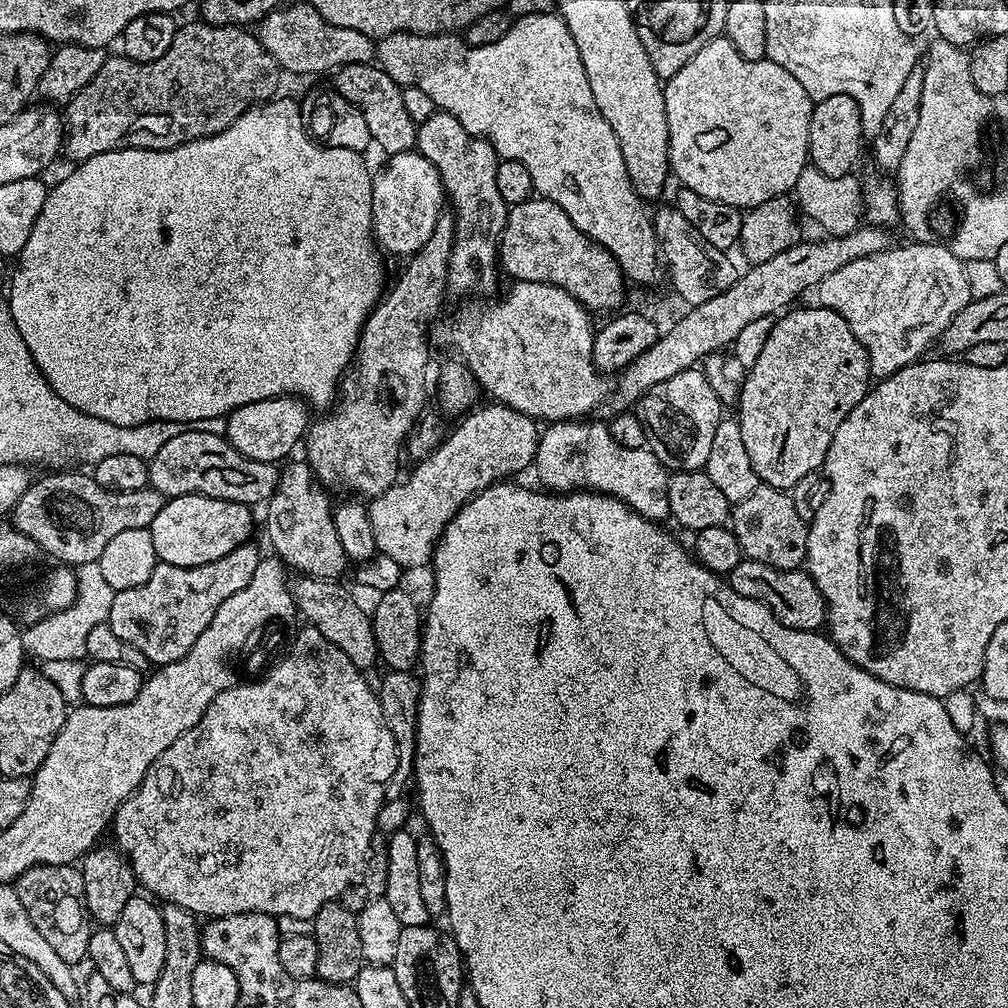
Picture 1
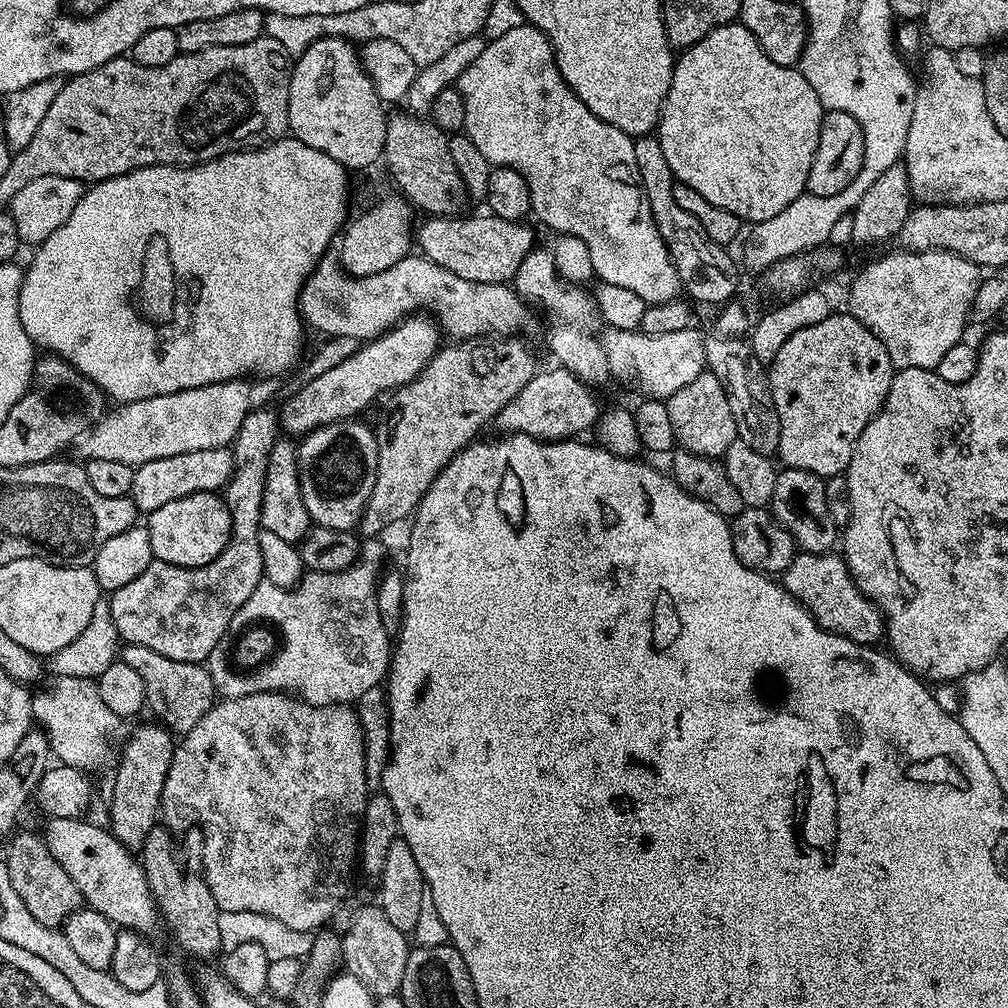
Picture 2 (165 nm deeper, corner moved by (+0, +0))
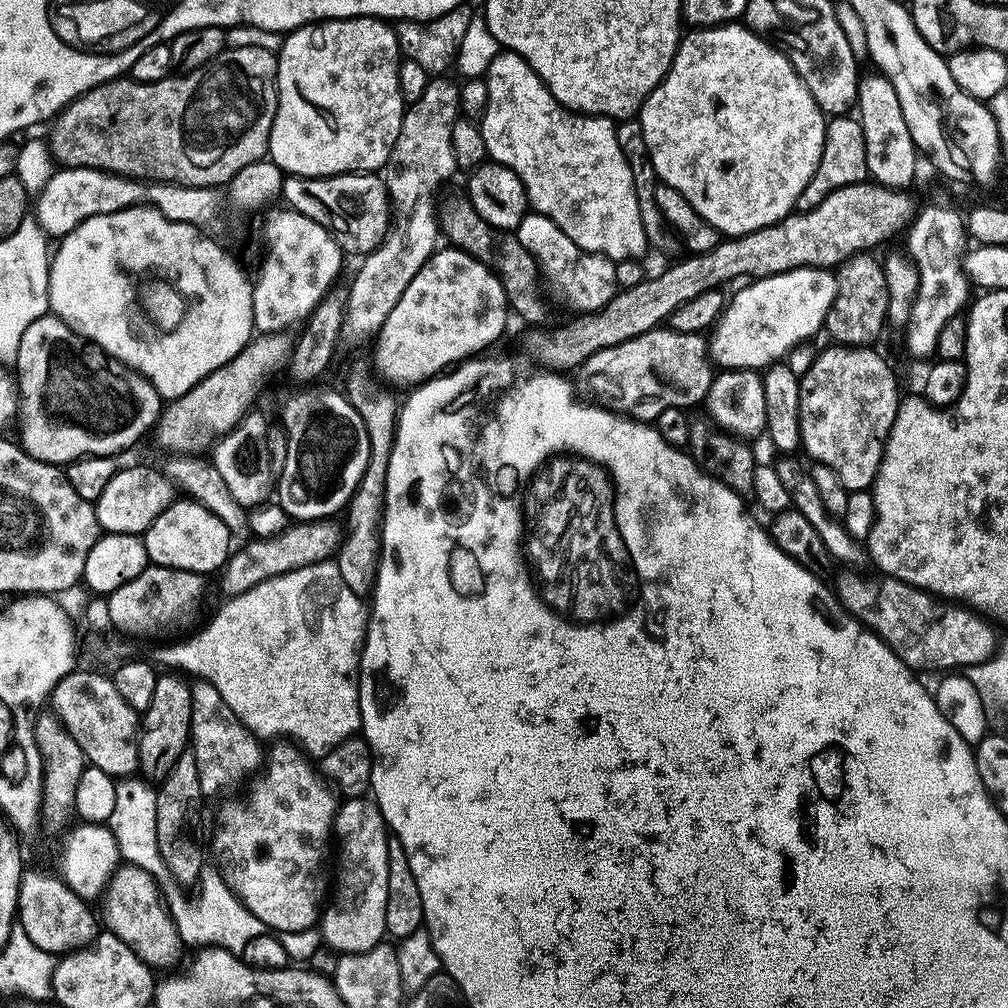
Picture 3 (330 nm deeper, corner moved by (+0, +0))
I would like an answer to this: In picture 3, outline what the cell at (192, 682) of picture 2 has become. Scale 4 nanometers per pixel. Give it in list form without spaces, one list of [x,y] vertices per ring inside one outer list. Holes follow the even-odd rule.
[[[197,679],[191,685],[192,690],[192,734],[190,751],[196,755],[198,778],[205,794],[212,794],[219,788],[228,788],[236,784],[252,767],[262,760],[261,741],[242,721],[222,702],[222,694],[214,690],[210,682]]]

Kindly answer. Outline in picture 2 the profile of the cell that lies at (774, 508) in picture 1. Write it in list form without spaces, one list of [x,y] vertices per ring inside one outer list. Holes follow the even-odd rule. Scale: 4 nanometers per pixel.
[[[787,466],[776,473],[774,494],[770,511],[782,527],[791,534],[800,552],[823,554],[832,552],[838,544],[838,524],[828,509],[828,496],[824,493],[825,481],[810,470],[798,470]]]

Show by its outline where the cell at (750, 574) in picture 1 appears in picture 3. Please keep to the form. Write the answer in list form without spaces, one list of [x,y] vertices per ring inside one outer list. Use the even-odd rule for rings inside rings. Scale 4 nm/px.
[[[844,572],[834,583],[836,599],[848,613],[894,650],[906,666],[917,673],[966,670],[971,664],[988,660],[998,647],[997,629],[971,608],[937,598],[893,576],[871,580],[860,572]]]

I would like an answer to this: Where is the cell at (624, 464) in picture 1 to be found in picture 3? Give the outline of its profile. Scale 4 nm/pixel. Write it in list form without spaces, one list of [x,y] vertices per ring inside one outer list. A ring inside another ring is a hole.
[[[529,211],[514,231],[518,242],[522,242],[522,246],[526,246],[526,250],[536,257],[543,283],[545,280],[573,308],[573,313],[597,312],[616,296],[615,263],[596,252],[583,252],[574,246],[574,242],[570,242],[570,238],[566,238],[566,234],[562,234],[562,230],[558,230],[558,226],[554,226],[554,222],[541,212]]]

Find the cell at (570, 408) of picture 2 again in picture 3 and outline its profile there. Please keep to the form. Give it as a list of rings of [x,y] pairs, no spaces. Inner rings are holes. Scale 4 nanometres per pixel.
[[[661,326],[650,329],[646,334],[638,334],[638,338],[618,342],[618,346],[598,350],[598,354],[580,365],[574,376],[574,388],[585,401],[607,408],[609,412],[619,412],[633,420],[654,422],[658,414],[662,414],[662,410],[692,410],[699,400],[701,403],[707,397],[713,375],[714,364],[710,359],[710,348],[701,333],[682,334],[673,328]]]

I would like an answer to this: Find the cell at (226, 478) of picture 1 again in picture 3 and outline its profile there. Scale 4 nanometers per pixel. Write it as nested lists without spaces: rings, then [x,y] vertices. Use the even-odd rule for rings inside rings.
[[[121,467],[110,478],[106,490],[97,500],[96,517],[101,529],[105,533],[117,532],[118,534],[130,534],[140,536],[177,499],[178,488],[163,471],[156,468],[124,468]]]

